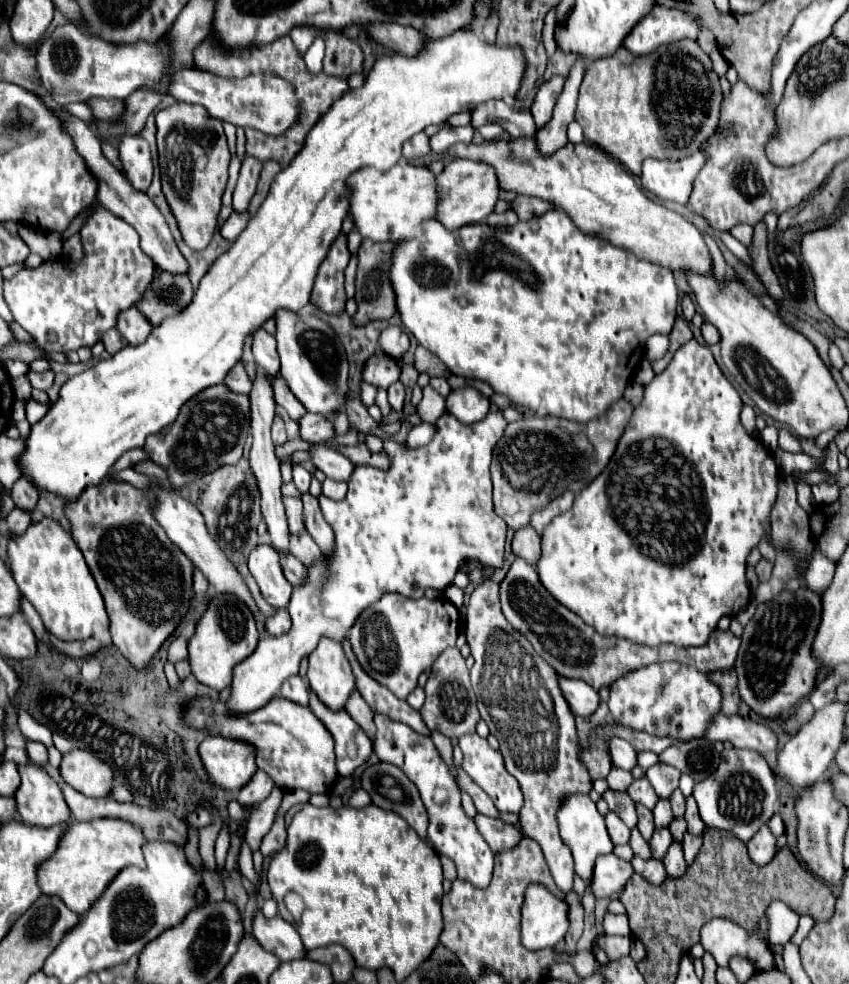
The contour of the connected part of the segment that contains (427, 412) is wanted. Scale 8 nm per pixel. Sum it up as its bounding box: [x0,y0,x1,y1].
[417,388,445,422]

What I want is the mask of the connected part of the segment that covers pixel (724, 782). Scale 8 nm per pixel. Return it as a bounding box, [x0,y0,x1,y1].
[693,750,779,842]

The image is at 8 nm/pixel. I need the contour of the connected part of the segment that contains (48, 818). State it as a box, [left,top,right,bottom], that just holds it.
[15,766,73,826]

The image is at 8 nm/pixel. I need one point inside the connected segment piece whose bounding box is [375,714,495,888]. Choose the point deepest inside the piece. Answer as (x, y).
(452, 833)

